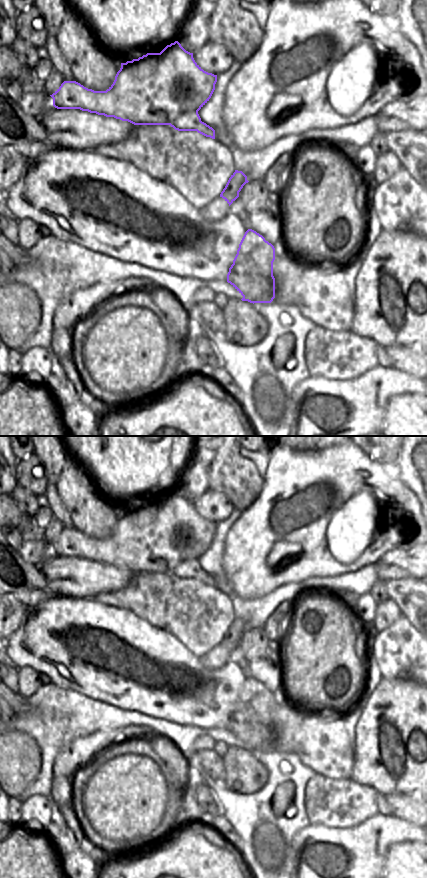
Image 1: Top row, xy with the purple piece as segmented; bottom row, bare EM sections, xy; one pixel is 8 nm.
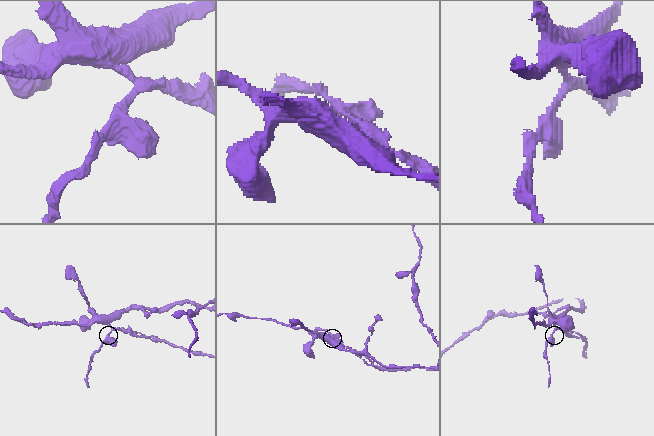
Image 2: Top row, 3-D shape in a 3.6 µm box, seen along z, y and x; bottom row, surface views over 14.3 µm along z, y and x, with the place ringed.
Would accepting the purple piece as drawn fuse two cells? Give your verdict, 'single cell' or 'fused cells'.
fused cells

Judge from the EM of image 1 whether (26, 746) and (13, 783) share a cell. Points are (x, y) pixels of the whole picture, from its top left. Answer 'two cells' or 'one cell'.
one cell

